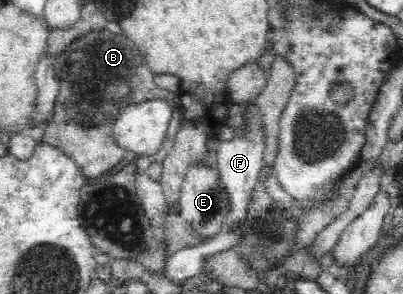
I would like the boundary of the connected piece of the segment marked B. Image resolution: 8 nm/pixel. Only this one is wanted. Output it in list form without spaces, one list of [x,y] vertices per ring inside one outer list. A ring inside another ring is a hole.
[[[107,28],[83,33],[57,56],[55,75],[58,79],[58,92],[56,92],[52,120],[48,123],[42,142],[55,147],[74,160],[85,179],[97,179],[122,162],[125,150],[117,146],[112,134],[122,108],[150,100],[164,100],[180,106],[180,92],[168,93],[158,87],[155,83],[155,74],[144,62],[144,57],[140,56],[140,51],[132,41],[110,32]]]

